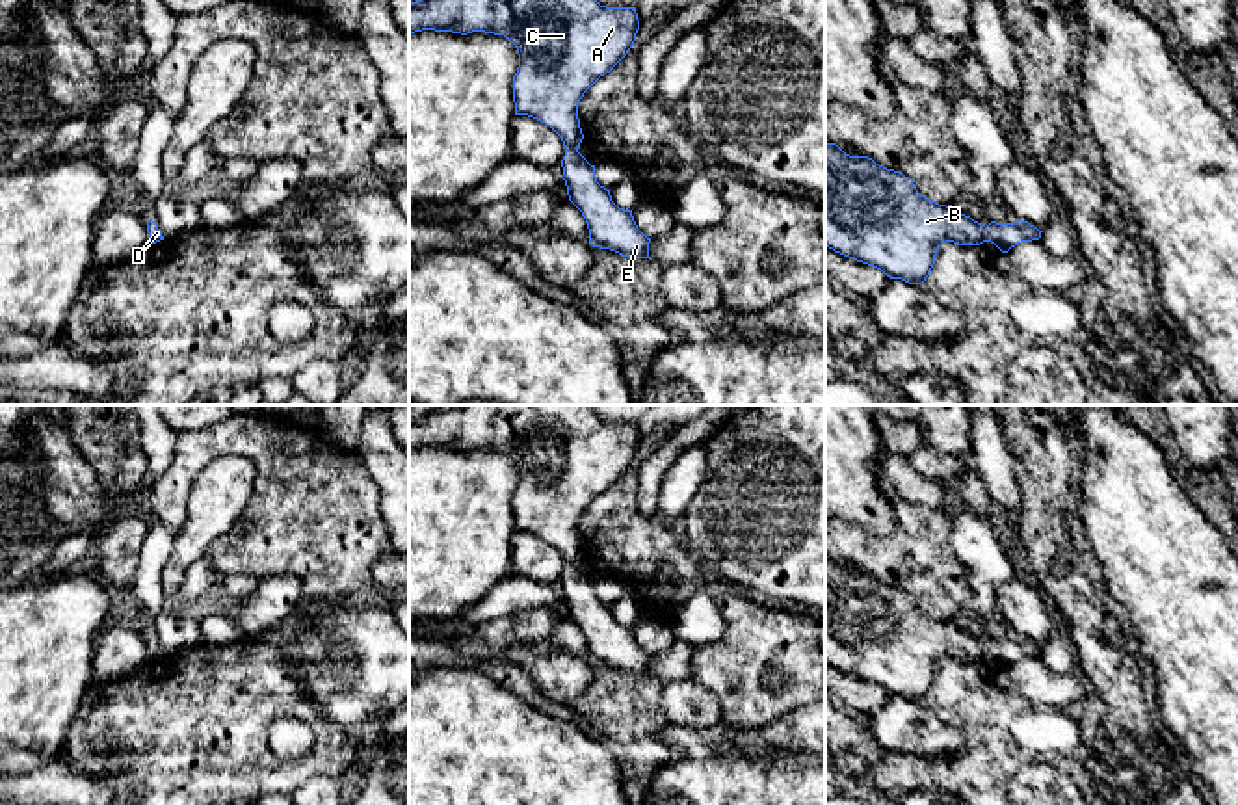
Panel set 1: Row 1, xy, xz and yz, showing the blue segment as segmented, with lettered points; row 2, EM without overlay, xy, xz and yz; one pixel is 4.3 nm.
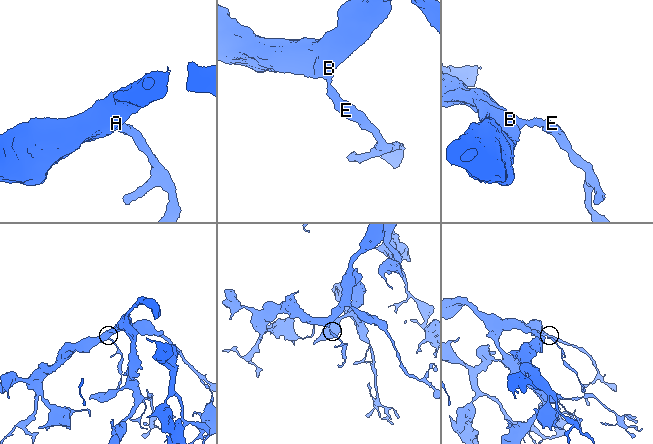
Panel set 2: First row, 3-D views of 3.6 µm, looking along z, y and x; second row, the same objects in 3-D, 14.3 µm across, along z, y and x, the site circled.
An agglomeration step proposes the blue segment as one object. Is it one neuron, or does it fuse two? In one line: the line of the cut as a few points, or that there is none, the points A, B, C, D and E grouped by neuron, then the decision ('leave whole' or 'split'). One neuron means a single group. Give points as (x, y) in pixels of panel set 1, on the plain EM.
no cut; A B C D E; leave whole

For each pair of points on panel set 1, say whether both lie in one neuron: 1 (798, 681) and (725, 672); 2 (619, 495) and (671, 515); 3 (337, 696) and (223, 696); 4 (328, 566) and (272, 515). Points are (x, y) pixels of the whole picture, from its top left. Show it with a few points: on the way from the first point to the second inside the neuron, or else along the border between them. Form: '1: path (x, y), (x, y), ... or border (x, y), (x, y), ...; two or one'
1: path (779, 696), (750, 696), (744, 690); one
2: border (657, 514), (668, 525); two
3: border (289, 657), (307, 698), (339, 727); two
4: path (315, 553), (285, 523); one

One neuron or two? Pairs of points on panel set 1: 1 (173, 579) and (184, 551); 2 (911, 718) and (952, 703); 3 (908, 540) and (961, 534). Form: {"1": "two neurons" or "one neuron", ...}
{"1": "one neuron", "2": "two neurons", "3": "two neurons"}

